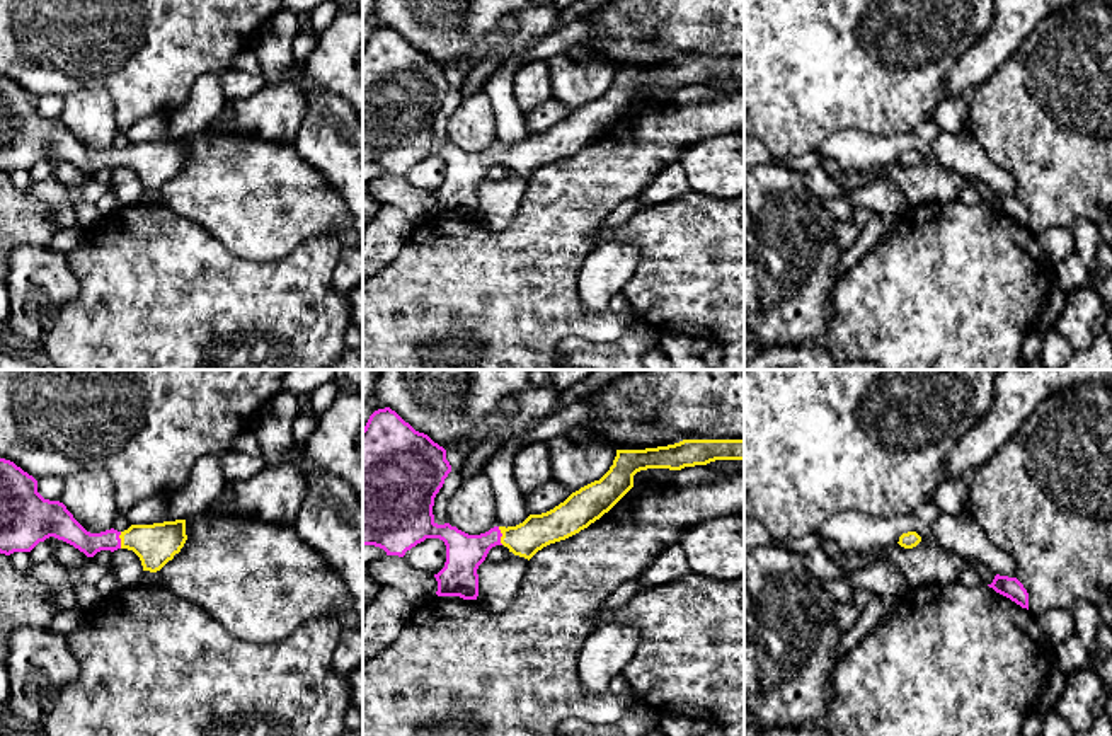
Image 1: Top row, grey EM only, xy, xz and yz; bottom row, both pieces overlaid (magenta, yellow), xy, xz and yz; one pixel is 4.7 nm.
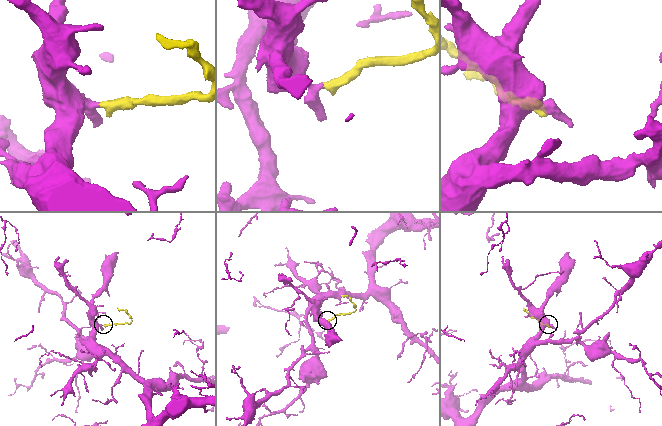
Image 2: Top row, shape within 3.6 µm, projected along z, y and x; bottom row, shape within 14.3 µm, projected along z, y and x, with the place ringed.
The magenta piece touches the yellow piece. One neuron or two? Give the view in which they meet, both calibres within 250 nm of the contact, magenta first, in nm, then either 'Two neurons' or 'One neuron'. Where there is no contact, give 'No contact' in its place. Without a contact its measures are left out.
Touches magenta in xz. Thickness 180 nm (magenta) against 160 nm. One neuron

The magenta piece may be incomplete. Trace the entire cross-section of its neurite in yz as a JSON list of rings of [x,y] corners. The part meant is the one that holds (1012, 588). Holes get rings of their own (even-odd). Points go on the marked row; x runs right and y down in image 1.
[[[996,574],[993,583],[988,586],[993,588],[996,593],[1010,598],[1012,601],[1015,601],[1022,608],[1029,610],[1029,593],[1017,578]]]

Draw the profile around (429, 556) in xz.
[[[426,538],[410,550],[405,552],[409,566],[421,572],[438,574],[446,562],[446,545],[439,538]]]

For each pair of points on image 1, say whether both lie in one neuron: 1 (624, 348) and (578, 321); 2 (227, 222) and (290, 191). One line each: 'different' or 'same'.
1: different
2: same

